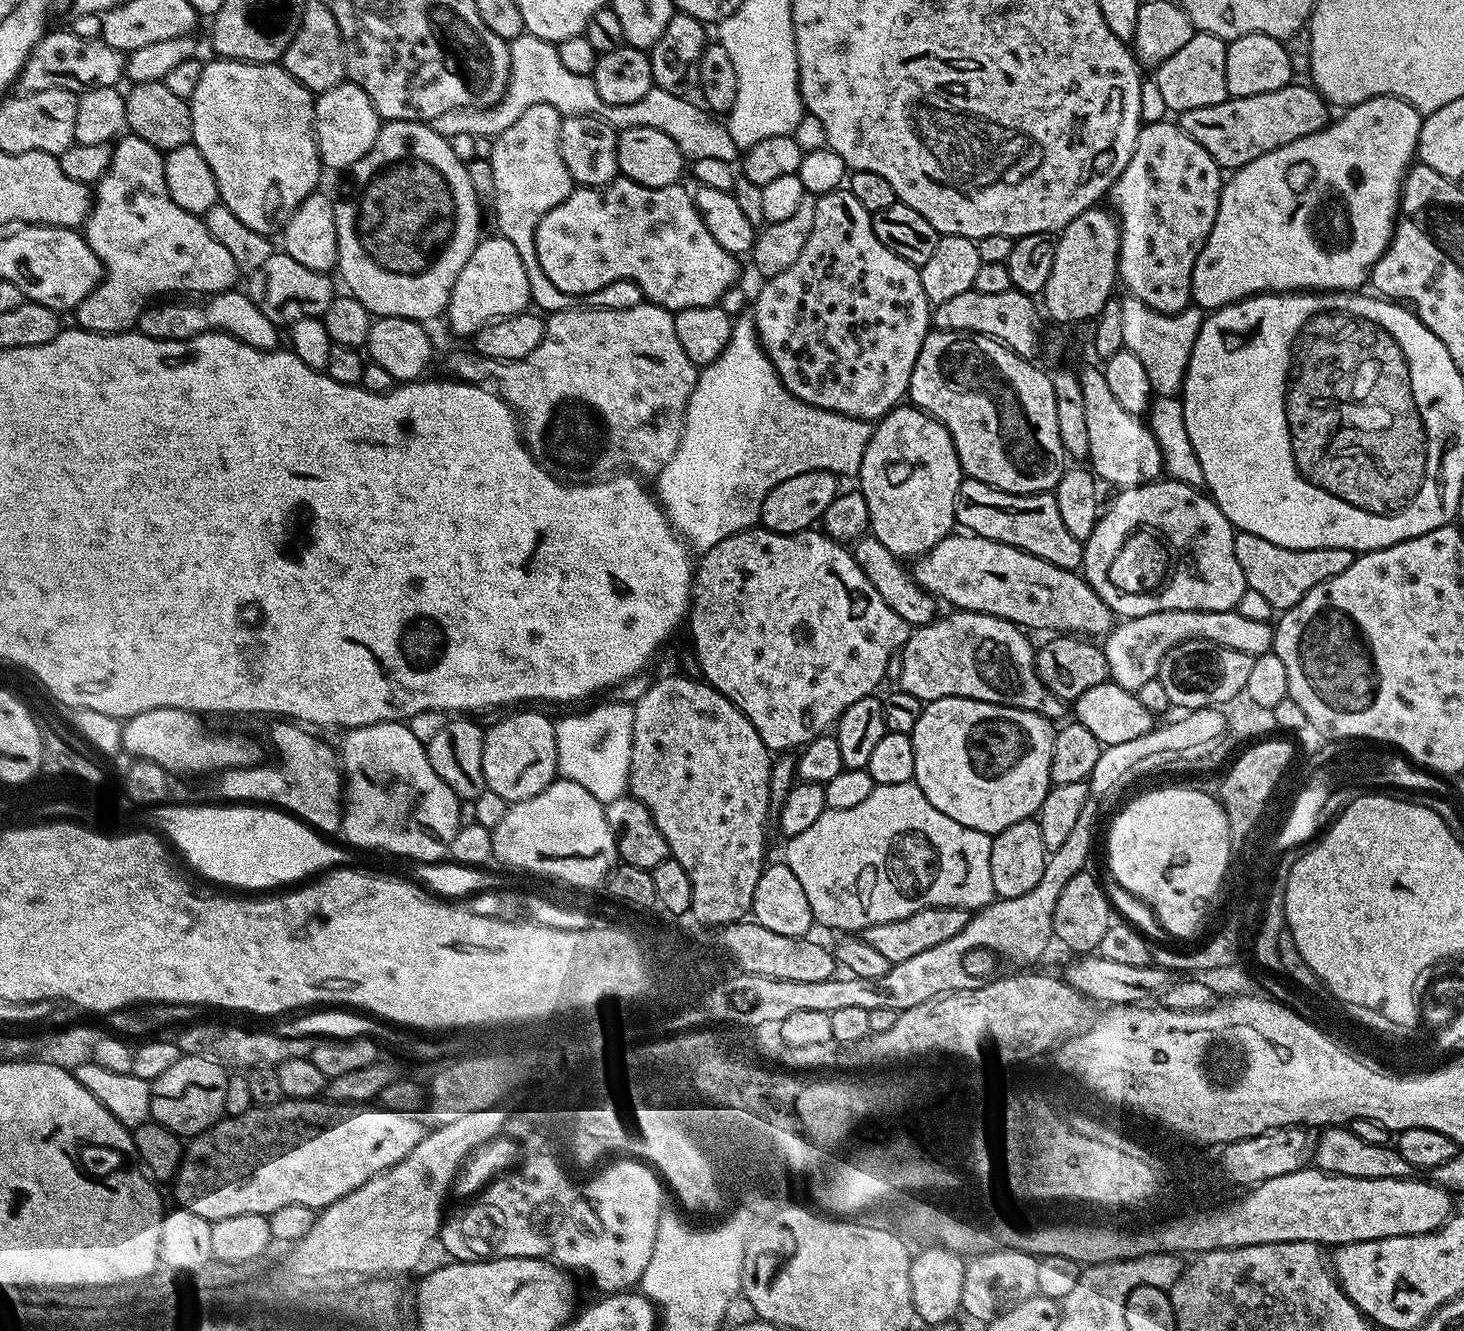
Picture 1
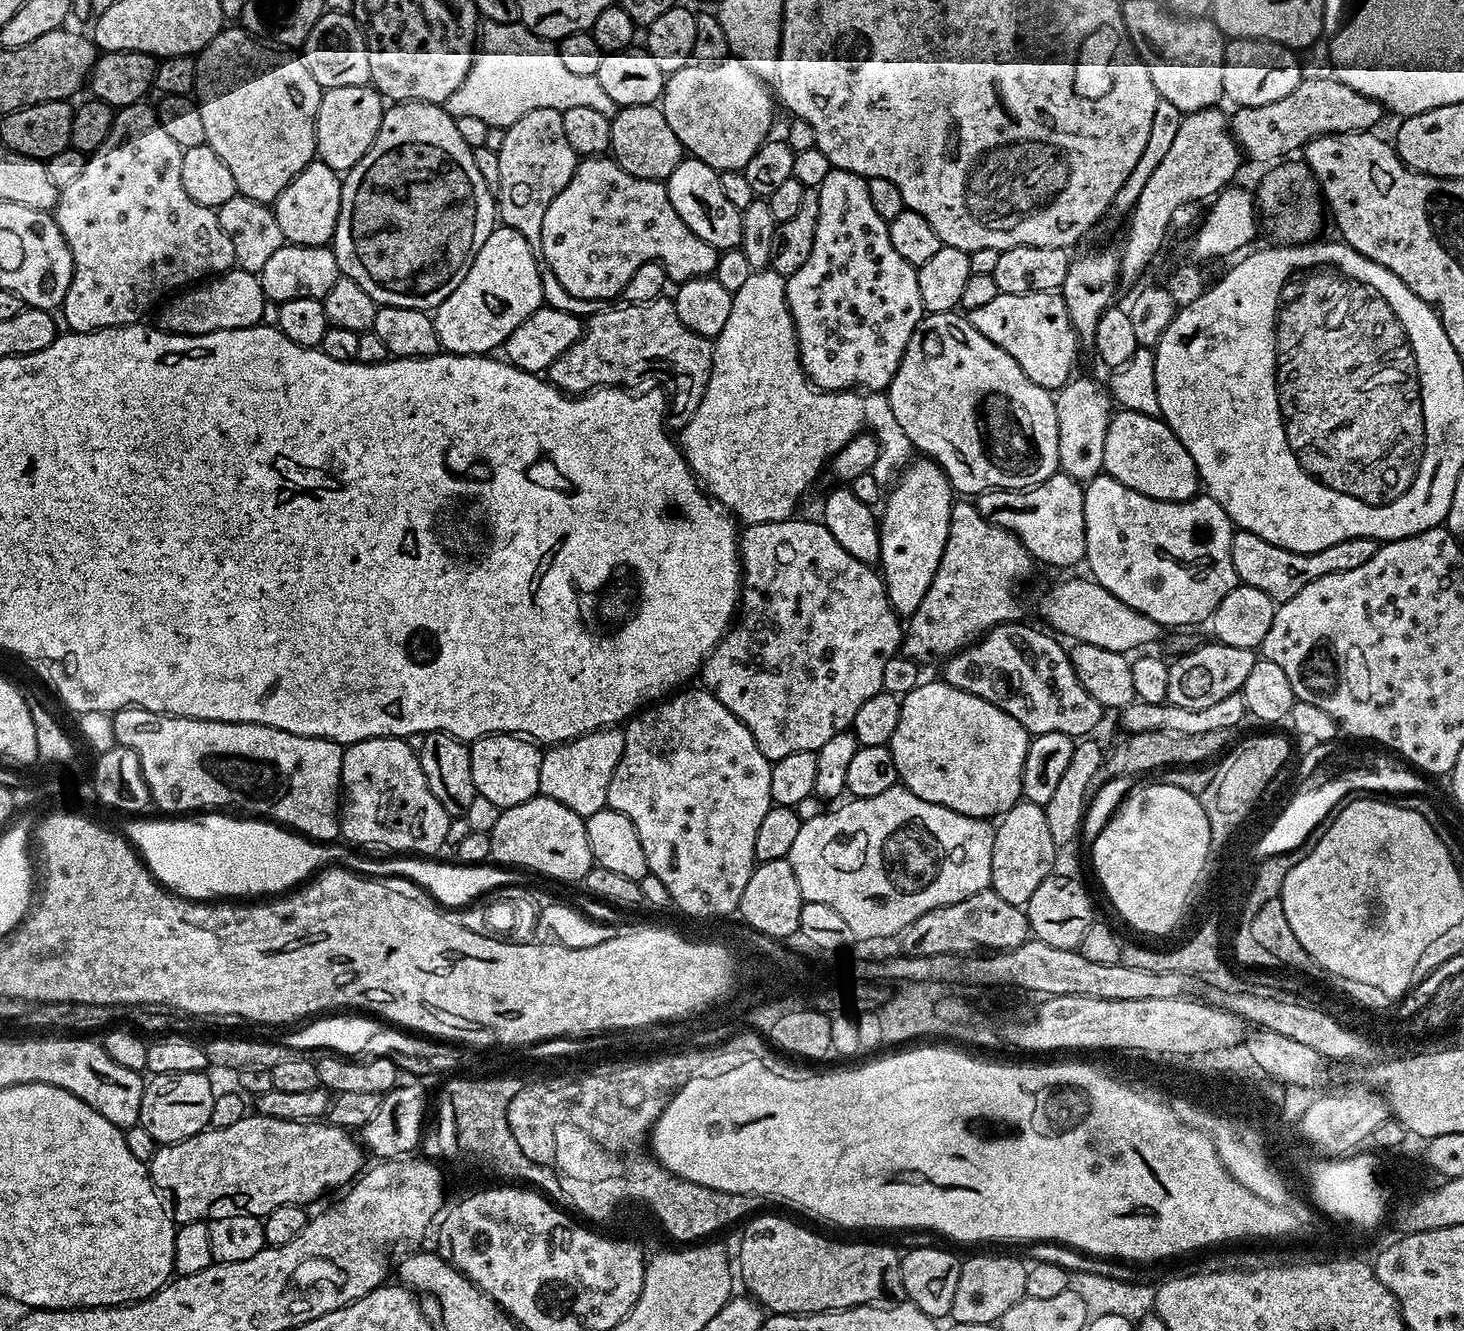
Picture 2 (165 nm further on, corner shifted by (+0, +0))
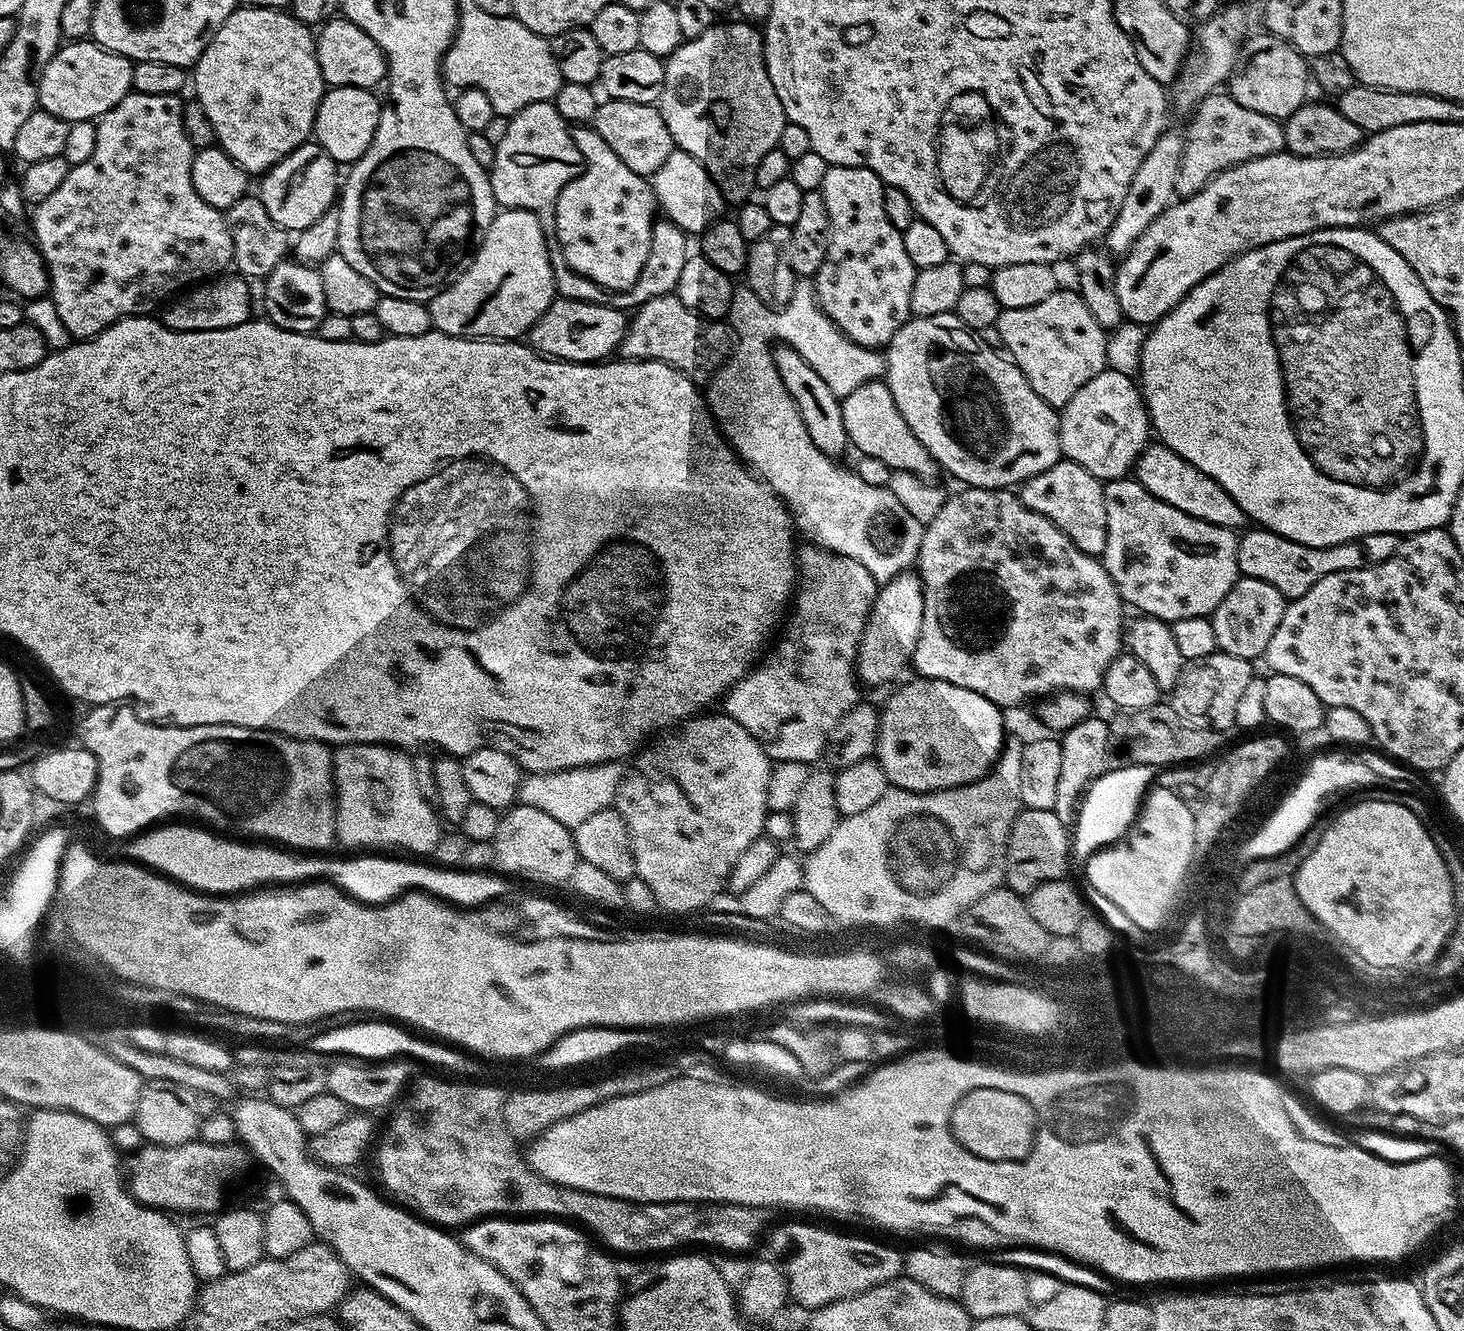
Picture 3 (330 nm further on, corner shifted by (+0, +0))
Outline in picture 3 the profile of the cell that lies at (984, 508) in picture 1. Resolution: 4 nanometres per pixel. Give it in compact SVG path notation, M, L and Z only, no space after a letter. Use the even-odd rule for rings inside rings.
M1062 458L1054 466L1050 466L1050 470L1025 480L1019 485L1018 495L1020 501L1030 510L1042 514L1042 518L1050 518L1050 522L1054 522L1054 526L1058 526L1058 530L1062 530L1062 534L1066 534L1070 542L1078 546L1078 550L1097 558L1103 557L1106 546L1106 498L1104 497L1104 484L1098 478L1094 478L1094 474L1090 474L1073 460Z

